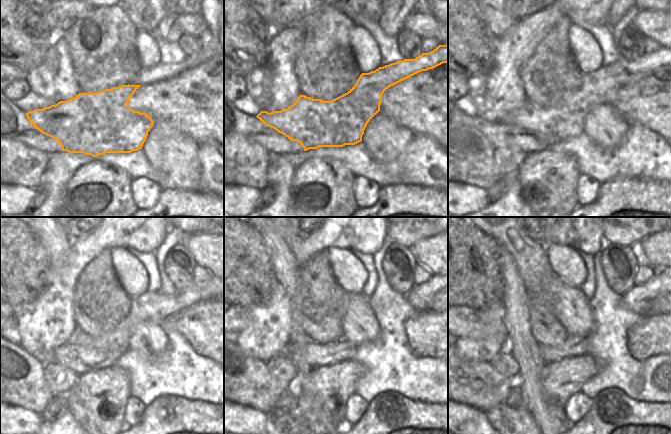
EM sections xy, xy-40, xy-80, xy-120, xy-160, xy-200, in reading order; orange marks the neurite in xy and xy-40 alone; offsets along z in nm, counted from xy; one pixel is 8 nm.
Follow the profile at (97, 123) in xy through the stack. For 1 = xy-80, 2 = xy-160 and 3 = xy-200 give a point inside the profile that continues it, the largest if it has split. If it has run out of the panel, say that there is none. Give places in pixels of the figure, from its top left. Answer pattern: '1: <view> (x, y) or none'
1: xy-80 (551, 125)
2: xy-160 (427, 296)
3: xy-200 (651, 298)

